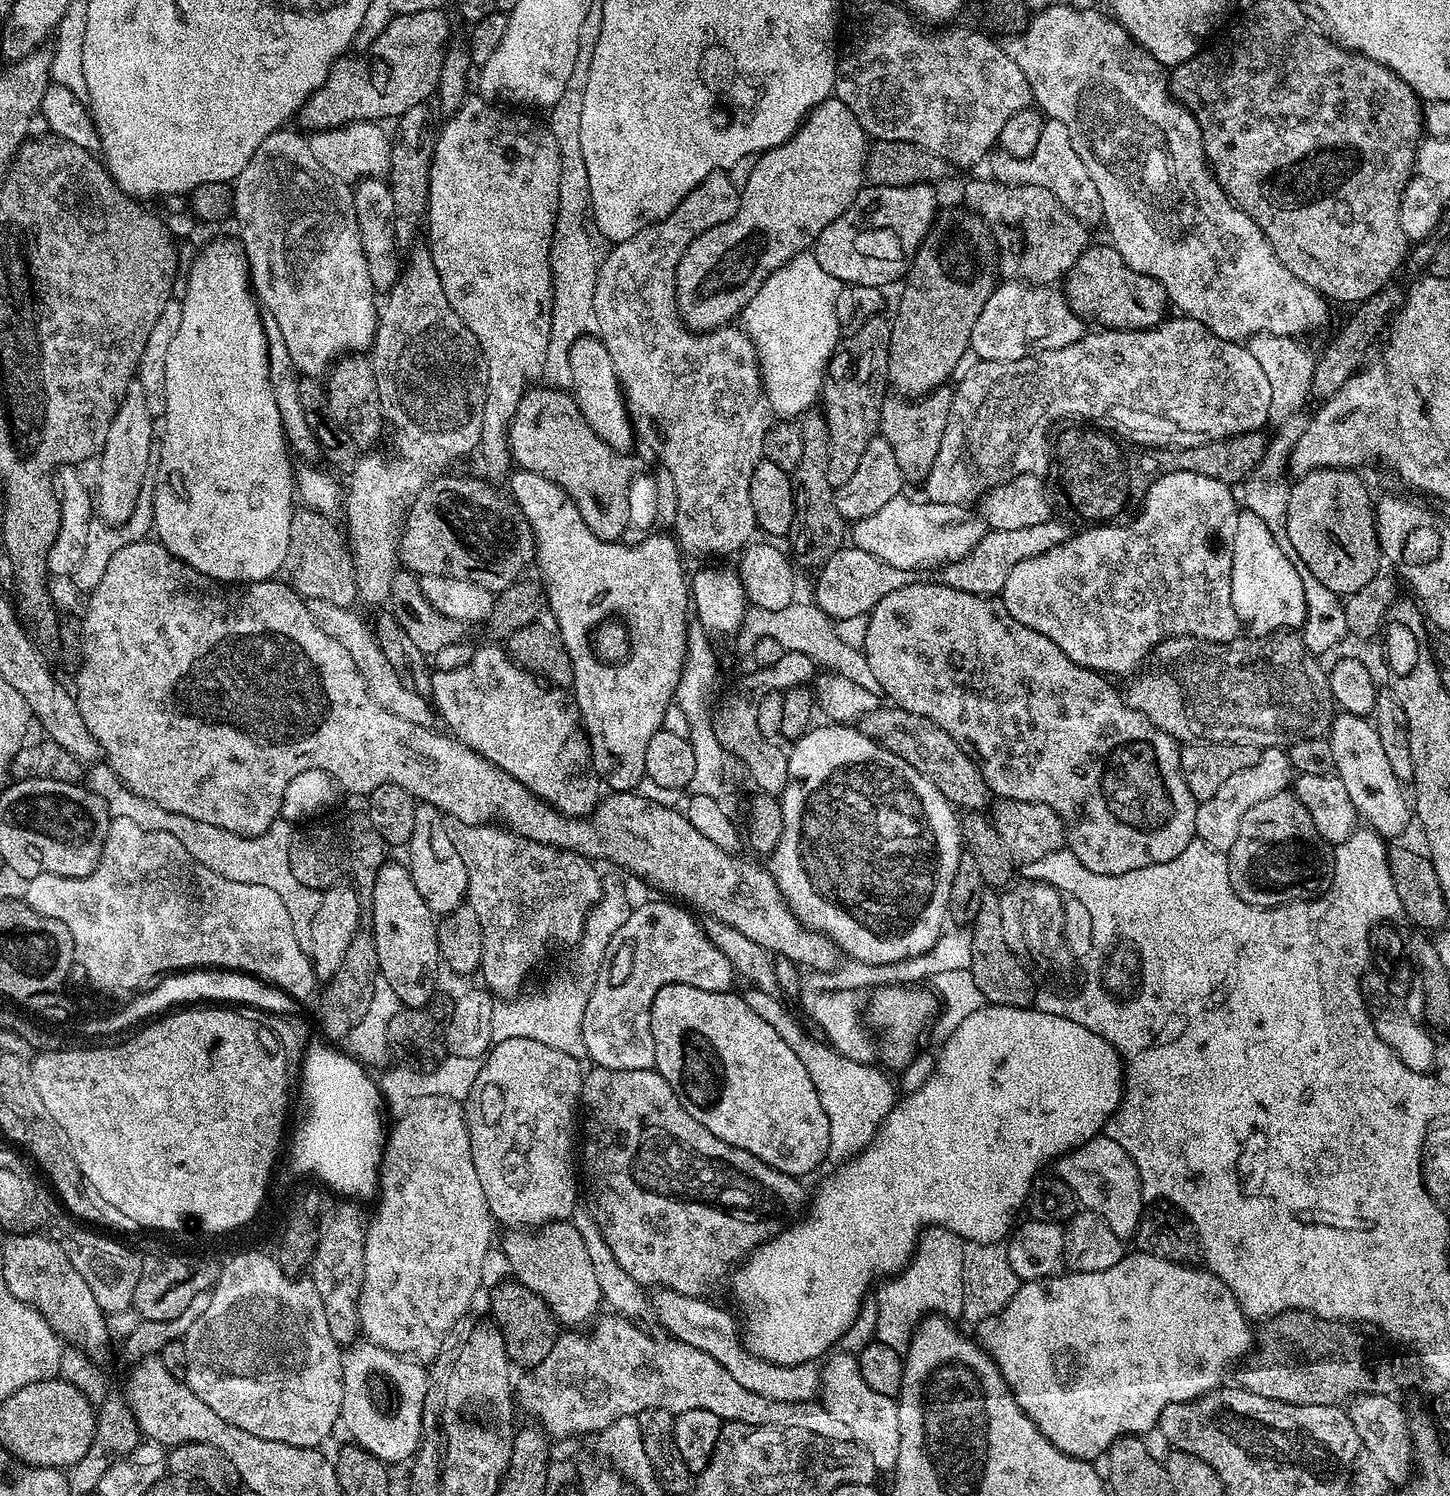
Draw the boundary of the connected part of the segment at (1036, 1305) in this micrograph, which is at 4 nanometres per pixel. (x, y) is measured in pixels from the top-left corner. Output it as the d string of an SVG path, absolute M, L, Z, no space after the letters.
M1136 1250L1125 1254L1110 1270L1097 1272L1065 1271L1059 1276L1047 1276L1041 1280L1025 1280L1013 1296L1013 1300L996 1316L987 1317L978 1324L980 1336L978 1343L992 1355L992 1360L998 1366L1002 1378L1010 1386L1012 1396L1018 1402L1021 1410L1054 1442L1062 1454L1070 1454L1079 1460L1096 1461L1105 1455L1108 1447L1119 1436L1140 1436L1157 1427L1162 1410L1174 1402L1197 1400L1207 1392L1214 1392L1225 1383L1224 1375L1228 1367L1239 1365L1253 1351L1254 1328L1249 1317L1245 1316L1244 1308L1236 1301L1236 1296L1216 1275L1204 1266L1189 1266L1175 1264L1162 1258L1154 1258L1150 1254Z

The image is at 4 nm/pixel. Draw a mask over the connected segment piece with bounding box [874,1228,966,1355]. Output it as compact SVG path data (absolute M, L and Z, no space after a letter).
M928 1228L921 1233L917 1249L904 1271L893 1278L881 1281L876 1292L876 1318L874 1328L875 1339L892 1350L898 1350L900 1355L908 1351L909 1343L915 1332L916 1325L928 1315L941 1315L949 1318L959 1317L963 1310L963 1266L966 1242L953 1231L945 1228Z

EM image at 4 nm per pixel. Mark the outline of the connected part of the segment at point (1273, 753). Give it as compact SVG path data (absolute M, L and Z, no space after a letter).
M1283 747L1263 749L1254 762L1246 770L1238 770L1214 794L1214 798L1199 801L1196 810L1196 834L1203 844L1209 844L1214 850L1227 853L1234 846L1234 838L1238 838L1240 820L1250 810L1250 806L1258 806L1258 802L1273 794L1285 791L1293 783L1294 769L1288 760L1287 751Z

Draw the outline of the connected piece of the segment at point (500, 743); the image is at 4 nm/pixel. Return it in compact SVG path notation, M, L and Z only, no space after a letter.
M480 646L466 666L445 672L433 671L430 700L439 719L441 716L448 723L447 731L470 750L506 770L510 778L522 782L526 790L545 800L552 808L557 808L562 815L591 817L602 799L601 777L592 765L592 746L582 727L580 710L565 689L549 686L543 679L527 672L513 661L503 647Z

